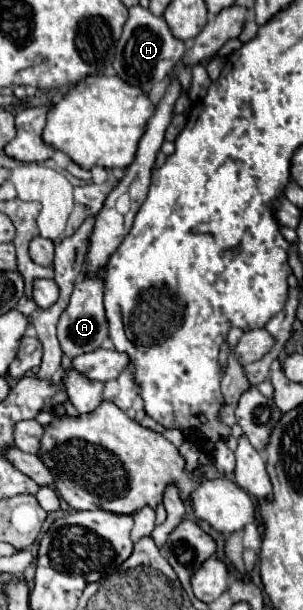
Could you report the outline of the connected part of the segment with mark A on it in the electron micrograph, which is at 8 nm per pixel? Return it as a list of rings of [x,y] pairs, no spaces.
[[[102,277],[82,279],[80,283],[74,285],[70,305],[60,315],[60,323],[58,323],[58,341],[68,359],[96,351],[102,345],[102,341],[108,337],[108,323],[106,323],[104,305],[102,305],[102,291],[104,291]]]

